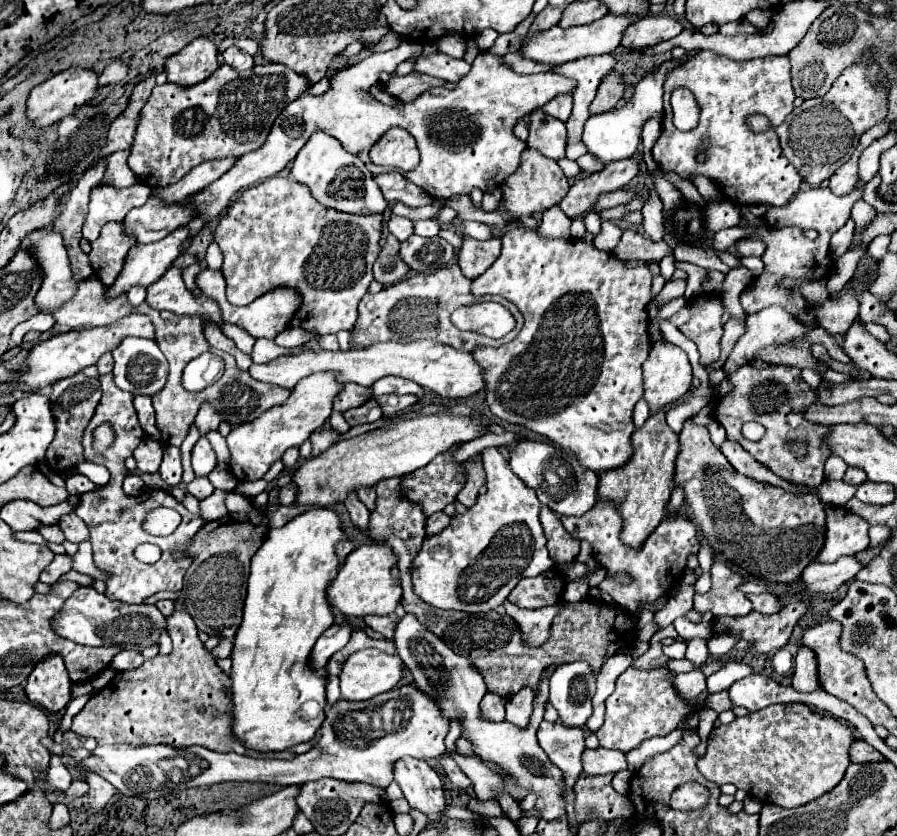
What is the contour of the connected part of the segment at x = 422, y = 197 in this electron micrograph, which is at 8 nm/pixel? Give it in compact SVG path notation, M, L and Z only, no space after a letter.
M398 171L380 173L374 177L374 181L380 187L382 195L388 197L388 201L402 201L408 207L424 207L434 201L432 197L426 199L426 193L418 189L418 185L406 181Z

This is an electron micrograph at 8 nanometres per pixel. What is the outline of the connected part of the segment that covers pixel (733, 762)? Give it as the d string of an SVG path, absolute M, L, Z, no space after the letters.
M802 703L770 705L748 717L736 717L730 725L712 729L708 737L708 751L698 759L700 773L718 785L732 783L762 803L776 803L782 807L806 805L830 789L834 789L850 765L850 745L856 741L850 727L822 711L812 711Z

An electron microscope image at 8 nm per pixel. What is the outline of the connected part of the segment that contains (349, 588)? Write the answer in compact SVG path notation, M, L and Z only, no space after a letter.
M370 543L354 549L340 565L336 577L330 581L326 589L326 599L330 607L338 609L346 617L392 615L396 609L396 603L402 597L402 587L390 575L390 567L394 563L396 563L396 555L386 545Z

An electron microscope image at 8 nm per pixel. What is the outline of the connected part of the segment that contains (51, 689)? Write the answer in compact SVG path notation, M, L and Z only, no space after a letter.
M52 653L38 661L28 675L24 691L32 703L42 705L48 711L64 709L70 699L70 677L64 657Z

